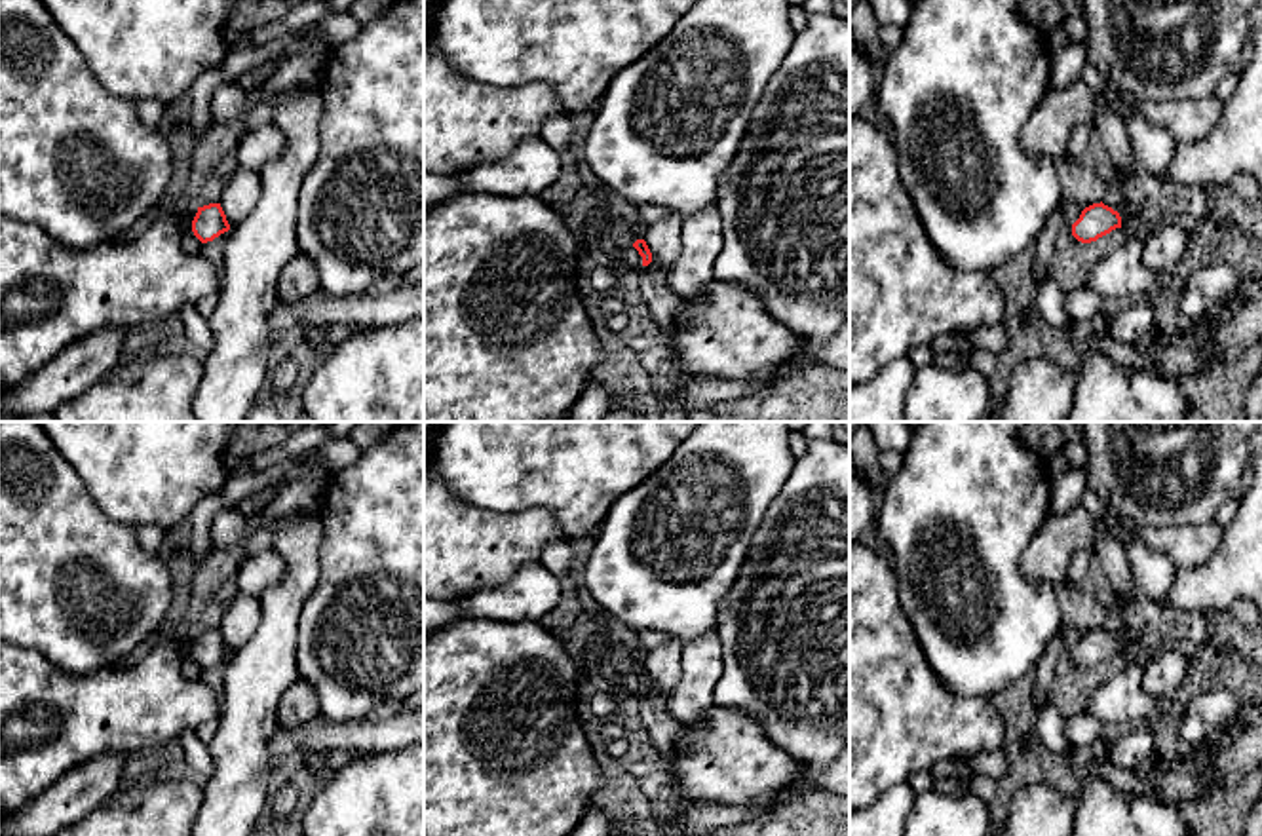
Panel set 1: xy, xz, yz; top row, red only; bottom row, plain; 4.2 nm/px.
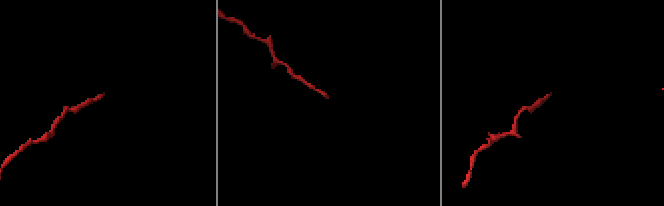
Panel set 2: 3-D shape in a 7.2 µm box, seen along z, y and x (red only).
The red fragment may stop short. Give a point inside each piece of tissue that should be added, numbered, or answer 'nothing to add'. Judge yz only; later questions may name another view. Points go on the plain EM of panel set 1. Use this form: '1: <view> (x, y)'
1: yz (1129, 641)

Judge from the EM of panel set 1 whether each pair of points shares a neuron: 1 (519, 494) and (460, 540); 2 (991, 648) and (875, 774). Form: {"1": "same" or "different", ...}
{"1": "different", "2": "different"}

